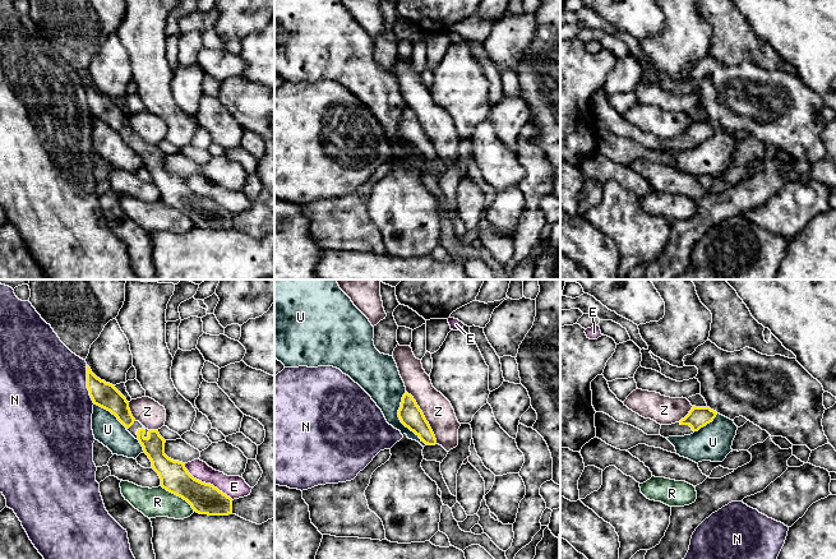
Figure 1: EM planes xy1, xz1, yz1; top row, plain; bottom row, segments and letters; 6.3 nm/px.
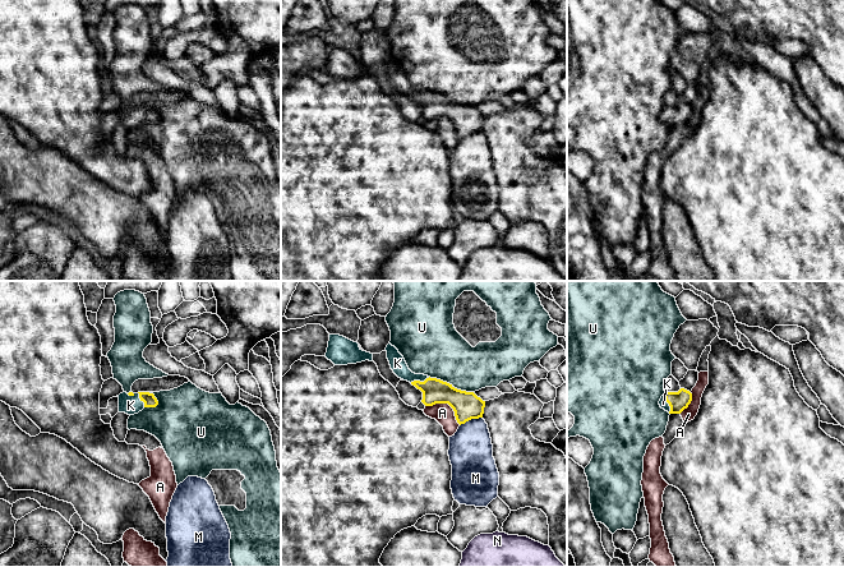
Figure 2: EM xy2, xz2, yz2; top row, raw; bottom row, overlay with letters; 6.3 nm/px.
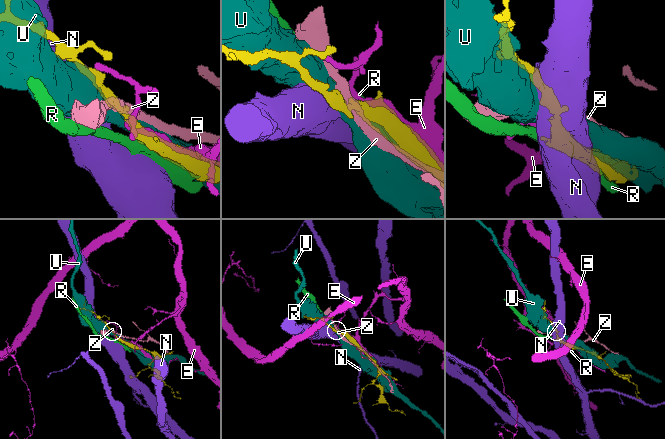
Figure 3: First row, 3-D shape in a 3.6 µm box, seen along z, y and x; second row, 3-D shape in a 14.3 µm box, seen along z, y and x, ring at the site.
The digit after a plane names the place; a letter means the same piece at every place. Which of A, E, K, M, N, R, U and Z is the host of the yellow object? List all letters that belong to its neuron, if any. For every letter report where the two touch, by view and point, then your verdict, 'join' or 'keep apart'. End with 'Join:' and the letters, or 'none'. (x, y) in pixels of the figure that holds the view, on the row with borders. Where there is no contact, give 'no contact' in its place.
A: xz2 (447, 402) | keep apart
E: xy1 (207, 484) | keep apart
K: xz2 (419, 381) | join
M: xz2 (470, 419) | keep apart
N: xy1 (87, 384) | keep apart
R: xy1 (179, 495) | keep apart
U: xz1 (400, 419) | keep apart
Z: xz1 (424, 417) | keep apart
Join: K

